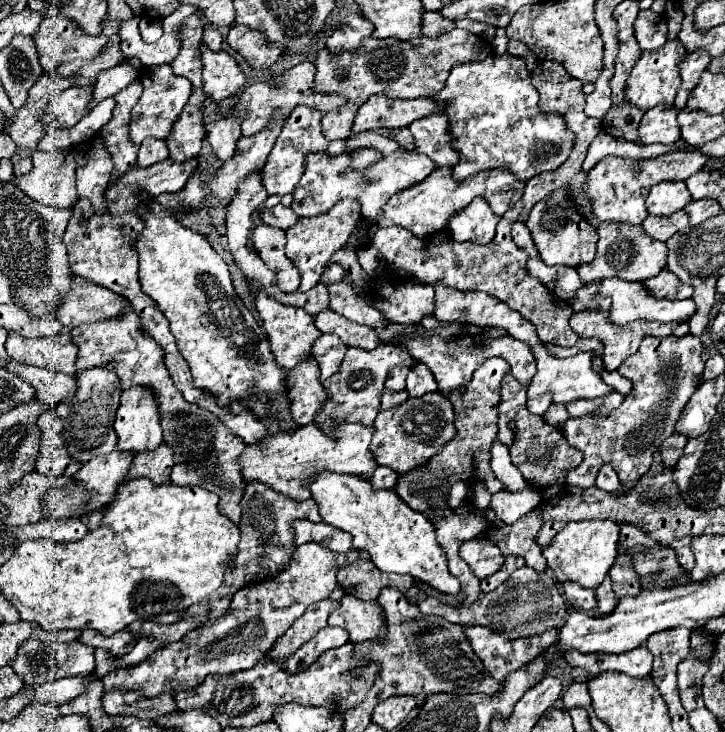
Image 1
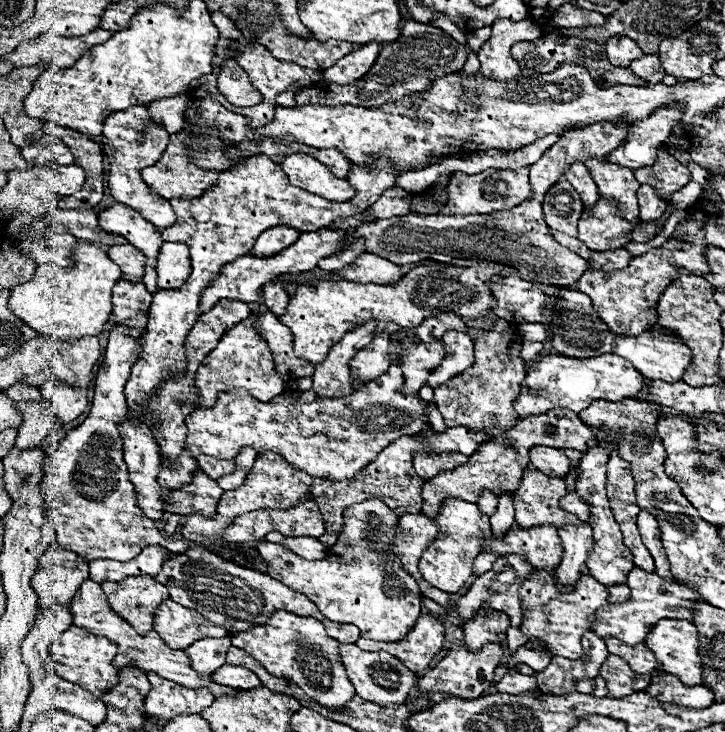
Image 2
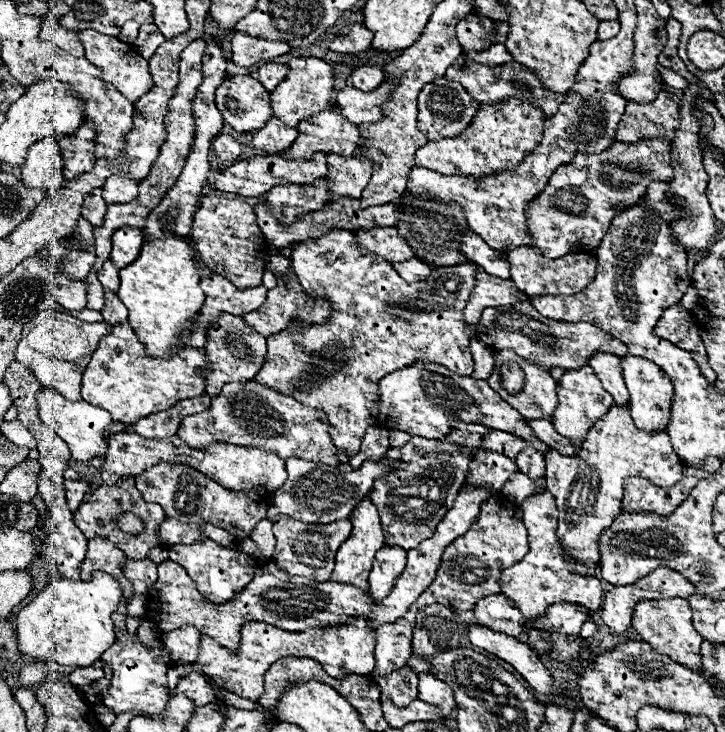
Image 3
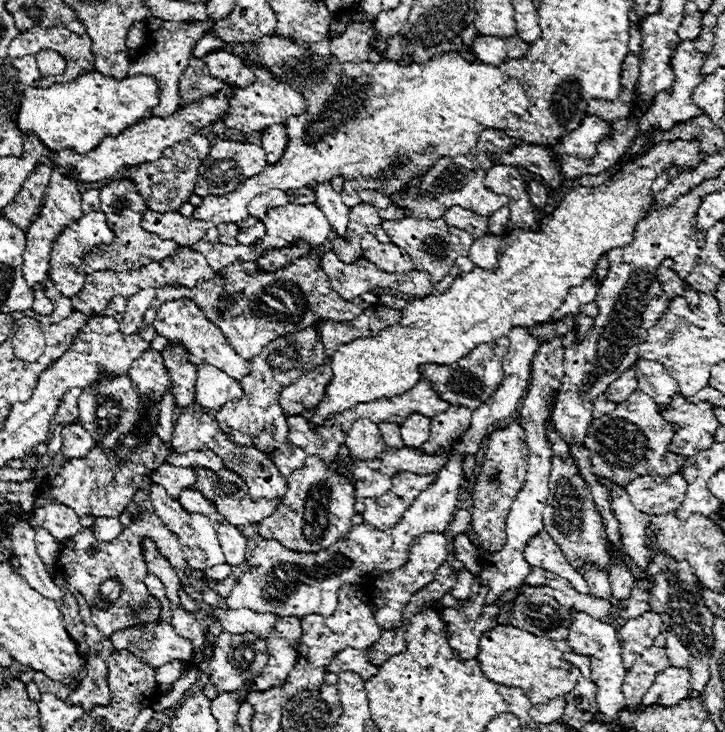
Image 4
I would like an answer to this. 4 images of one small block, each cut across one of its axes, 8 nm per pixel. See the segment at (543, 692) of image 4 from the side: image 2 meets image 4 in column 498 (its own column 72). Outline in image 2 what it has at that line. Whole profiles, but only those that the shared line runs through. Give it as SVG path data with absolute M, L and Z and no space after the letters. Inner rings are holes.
M72 626L70 630L62 632L62 636L54 638L50 642L50 668L54 672L58 672L64 680L70 680L72 684L78 684L90 692L94 692L94 696L102 698L110 688L114 688L114 684L118 684L118 672L120 668L116 668L112 662L118 654L118 646L112 640L106 640L102 636L94 636L82 628Z

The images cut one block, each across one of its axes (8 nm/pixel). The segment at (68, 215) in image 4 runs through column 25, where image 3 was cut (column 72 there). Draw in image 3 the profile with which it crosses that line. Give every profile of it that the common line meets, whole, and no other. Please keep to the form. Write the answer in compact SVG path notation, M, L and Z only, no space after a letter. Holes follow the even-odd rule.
M94 248L92 250L74 250L74 252L70 252L70 256L68 256L68 264L66 264L66 270L64 270L64 274L68 274L70 278L86 278L88 276L88 272L90 272L90 268L92 268L92 264L94 264Z

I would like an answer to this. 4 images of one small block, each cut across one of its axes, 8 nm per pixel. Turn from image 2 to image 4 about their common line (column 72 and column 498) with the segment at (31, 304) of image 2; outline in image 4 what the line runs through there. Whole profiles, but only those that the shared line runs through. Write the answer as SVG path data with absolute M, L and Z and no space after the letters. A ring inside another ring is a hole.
M698 138L658 142L656 146L650 148L650 152L628 162L618 174L614 174L602 186L596 186L596 188L578 186L570 190L558 202L558 206L544 216L538 230L522 230L522 228L510 230L500 244L496 268L484 270L476 266L472 272L460 274L446 292L408 302L406 308L402 310L404 316L396 326L390 326L372 338L356 338L354 342L342 344L330 360L334 378L326 388L324 400L318 404L318 408L310 416L310 424L322 426L328 414L350 410L352 406L360 402L400 396L402 392L410 390L420 380L420 372L418 372L420 364L448 366L458 362L472 348L498 340L500 336L506 336L516 326L534 326L538 322L548 322L552 314L556 312L556 308L560 308L560 304L566 300L570 288L582 286L584 280L594 274L596 262L600 260L602 254L606 254L612 248L624 248L632 244L636 224L650 212L650 206L654 202L652 182L662 172L668 172L672 164L678 166L680 172L688 172L696 168L702 160L706 160L706 154L700 152Z

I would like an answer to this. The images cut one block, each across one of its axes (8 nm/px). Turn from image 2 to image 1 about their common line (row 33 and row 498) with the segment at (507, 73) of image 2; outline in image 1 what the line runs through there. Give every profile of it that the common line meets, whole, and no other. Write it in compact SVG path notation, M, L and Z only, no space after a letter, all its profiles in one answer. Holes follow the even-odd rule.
M526 488L522 492L500 490L500 492L492 494L490 508L496 512L498 520L502 520L506 524L514 524L520 516L524 516L538 504L542 504L542 494L534 488Z

